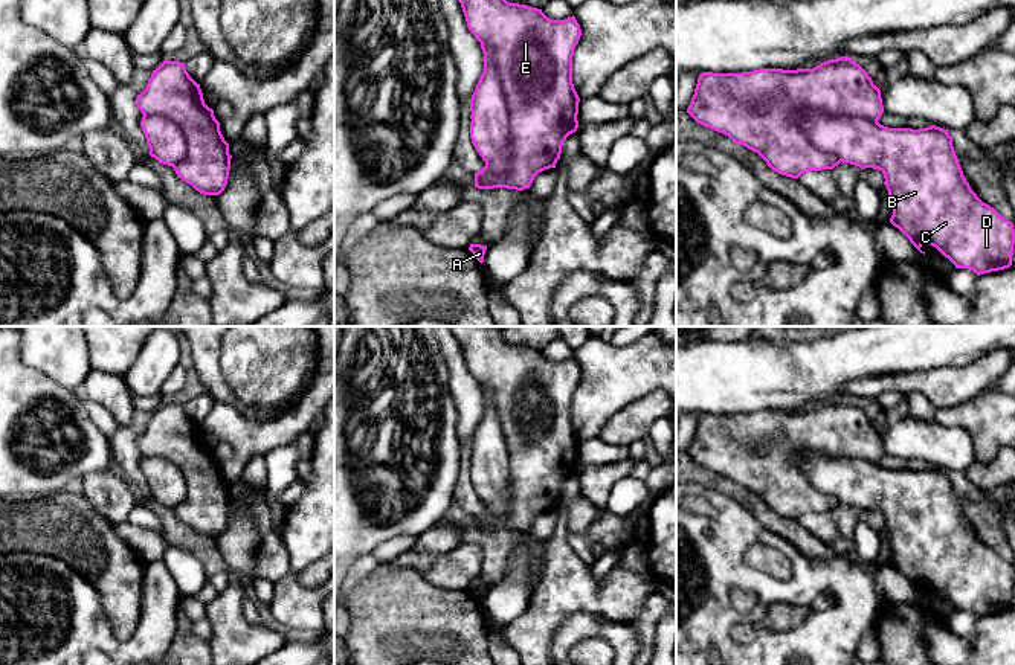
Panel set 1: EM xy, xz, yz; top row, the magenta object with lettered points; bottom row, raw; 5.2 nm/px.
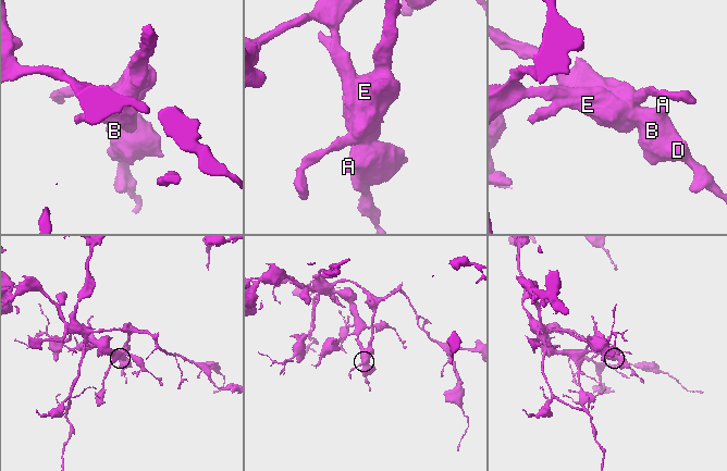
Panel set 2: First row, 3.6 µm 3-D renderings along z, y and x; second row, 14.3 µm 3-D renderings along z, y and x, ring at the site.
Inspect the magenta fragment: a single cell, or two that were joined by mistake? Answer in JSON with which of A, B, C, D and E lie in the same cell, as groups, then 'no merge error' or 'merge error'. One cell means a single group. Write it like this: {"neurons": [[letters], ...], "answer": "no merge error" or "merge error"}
{"neurons": [["A", "B", "C", "D"], ["E"]], "answer": "merge error"}

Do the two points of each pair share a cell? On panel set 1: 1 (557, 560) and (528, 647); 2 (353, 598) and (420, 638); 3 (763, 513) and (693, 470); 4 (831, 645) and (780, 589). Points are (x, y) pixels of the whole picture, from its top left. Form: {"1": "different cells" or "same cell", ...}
{"1": "same cell", "2": "same cell", "3": "same cell", "4": "same cell"}

